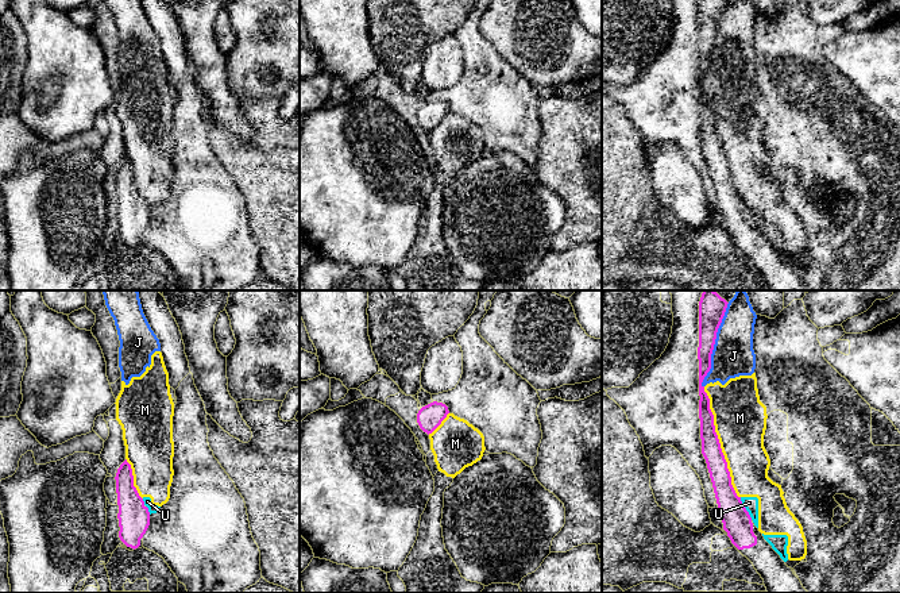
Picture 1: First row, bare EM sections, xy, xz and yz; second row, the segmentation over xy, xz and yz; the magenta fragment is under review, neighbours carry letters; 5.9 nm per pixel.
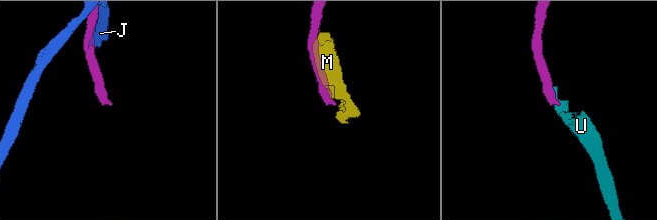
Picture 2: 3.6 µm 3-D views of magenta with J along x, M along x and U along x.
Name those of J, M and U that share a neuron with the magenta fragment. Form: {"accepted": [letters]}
{"accepted": []}

